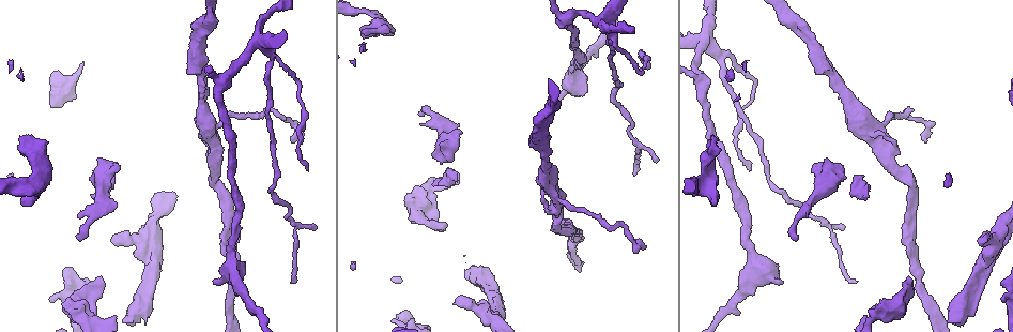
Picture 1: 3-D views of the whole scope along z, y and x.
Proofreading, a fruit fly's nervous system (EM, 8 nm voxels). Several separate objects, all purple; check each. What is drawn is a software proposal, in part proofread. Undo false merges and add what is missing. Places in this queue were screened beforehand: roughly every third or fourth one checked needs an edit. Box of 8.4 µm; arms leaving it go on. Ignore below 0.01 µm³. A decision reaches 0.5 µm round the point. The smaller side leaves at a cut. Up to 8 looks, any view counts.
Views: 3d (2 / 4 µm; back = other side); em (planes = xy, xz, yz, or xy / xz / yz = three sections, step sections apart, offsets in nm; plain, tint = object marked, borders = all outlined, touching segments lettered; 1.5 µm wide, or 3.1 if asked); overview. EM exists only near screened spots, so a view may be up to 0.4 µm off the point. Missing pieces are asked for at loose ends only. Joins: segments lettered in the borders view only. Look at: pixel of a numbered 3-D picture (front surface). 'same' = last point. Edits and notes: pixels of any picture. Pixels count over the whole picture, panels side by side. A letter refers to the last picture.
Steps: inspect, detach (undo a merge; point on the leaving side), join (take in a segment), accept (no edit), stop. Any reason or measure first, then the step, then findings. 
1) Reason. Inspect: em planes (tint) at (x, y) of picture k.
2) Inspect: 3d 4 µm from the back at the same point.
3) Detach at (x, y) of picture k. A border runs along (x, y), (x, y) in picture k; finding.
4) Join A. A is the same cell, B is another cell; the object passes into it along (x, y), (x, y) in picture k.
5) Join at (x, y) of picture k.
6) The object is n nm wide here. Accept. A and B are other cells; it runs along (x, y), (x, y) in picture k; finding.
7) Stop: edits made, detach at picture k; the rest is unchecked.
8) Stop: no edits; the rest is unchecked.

End of a long branch. Inspect: em planes (borders) at (925, 140) of picture 1.

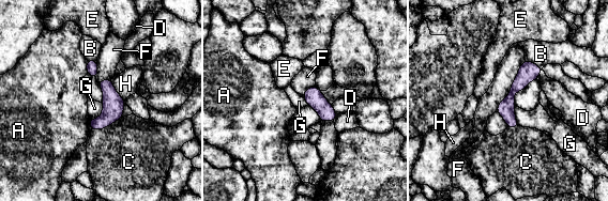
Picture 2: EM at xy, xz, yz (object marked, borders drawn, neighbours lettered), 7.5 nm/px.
Accept. A, B, C, D, E, F, G and H are other cells; none of them fits.

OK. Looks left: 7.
Narrows sharply. Inspect: em planes (tint) at (837, 84) of picture 1.

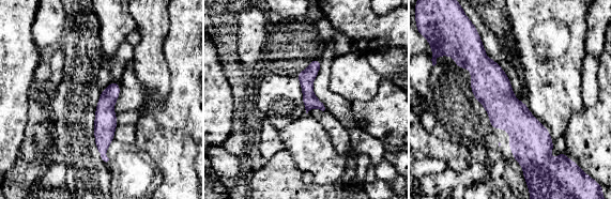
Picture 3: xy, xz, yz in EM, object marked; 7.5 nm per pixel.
Inspect: em planes (borders) at the same point.

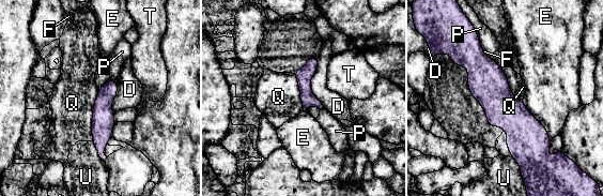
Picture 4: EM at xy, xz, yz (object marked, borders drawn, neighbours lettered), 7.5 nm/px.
Accept. D, E, F, P, Q, T and U are other cells; a border runs along (98, 90), (93, 106), (91, 132) in picture 4; continuous, no second cell.

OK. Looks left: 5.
Calibre changes. Inspect: 3d 4 µm from the back at (555, 225) of picture 1.

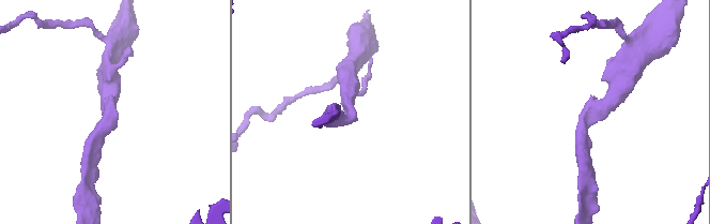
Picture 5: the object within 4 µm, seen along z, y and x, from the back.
The arms are 170, 340 nm wide. Inspect: em xz step 4 (tint) at (108, 116) of picture 5.

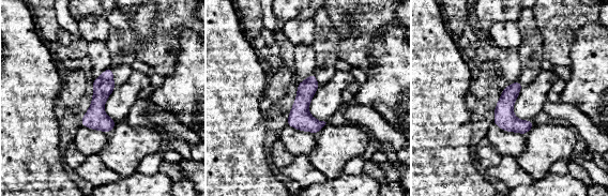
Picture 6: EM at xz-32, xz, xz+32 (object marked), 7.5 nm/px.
Inspect: em planes (borders) at the same point.

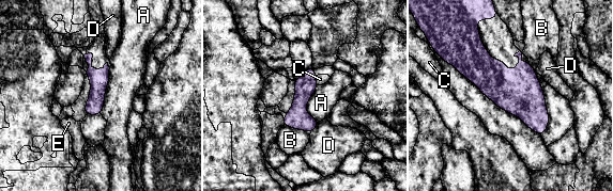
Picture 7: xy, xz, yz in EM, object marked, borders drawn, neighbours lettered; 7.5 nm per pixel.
The object is 130 nm wide here. Accept. A, B, C, D and E are other cells; a border runs along (110, 67), (104, 105), (100, 113) in picture 7; one cell here.

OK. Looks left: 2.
Stop: no edits; the rest is unchecked.

